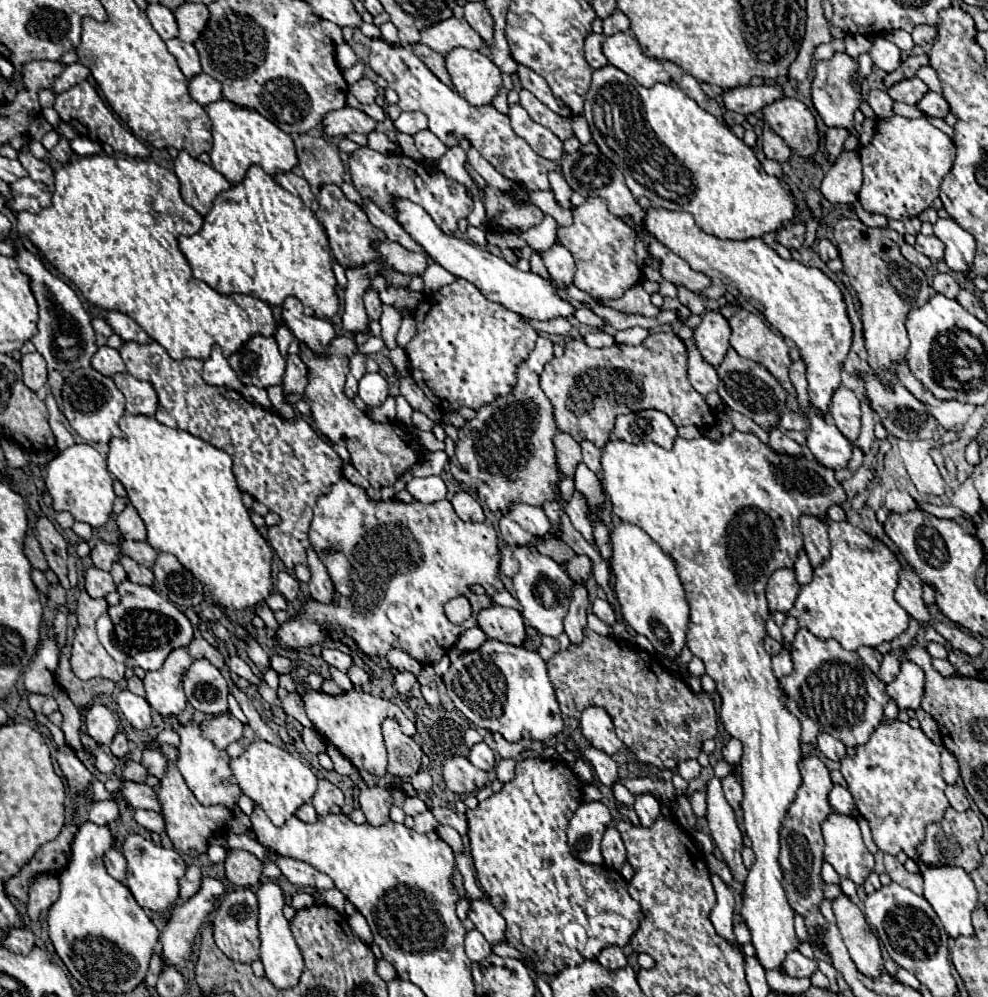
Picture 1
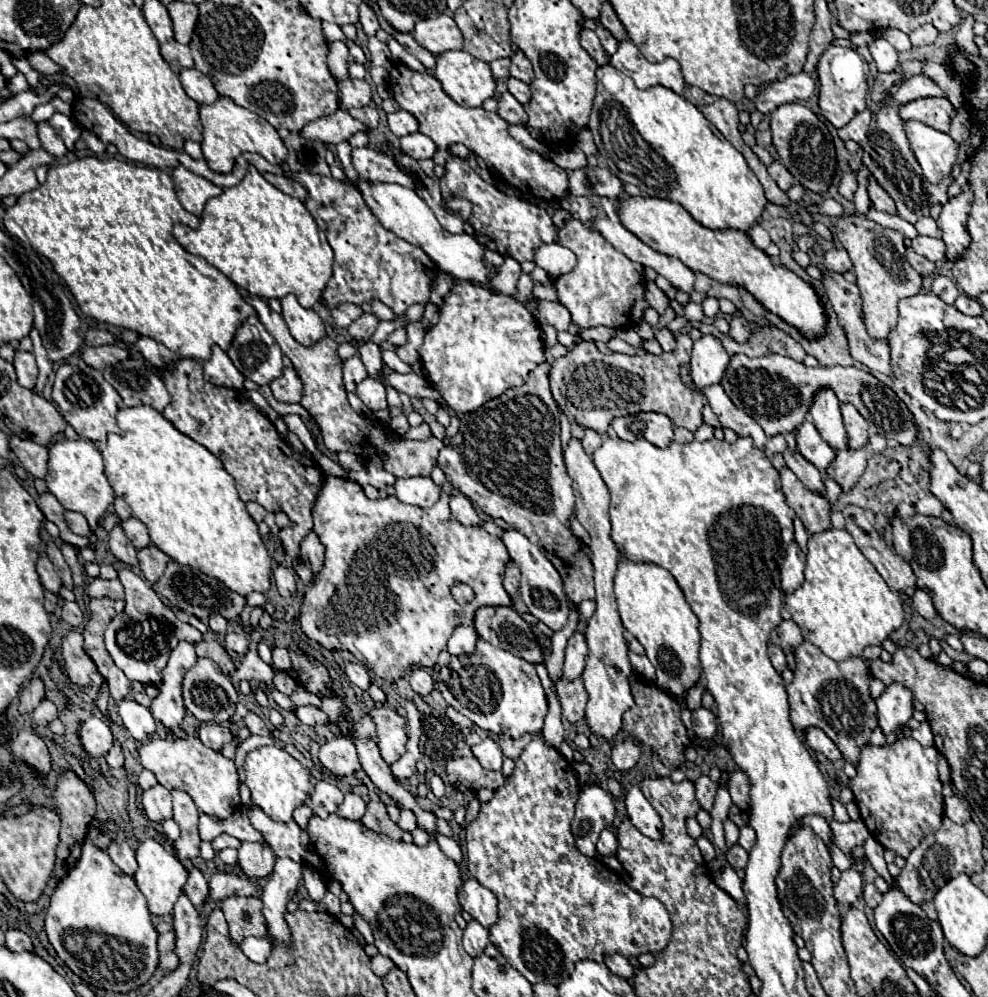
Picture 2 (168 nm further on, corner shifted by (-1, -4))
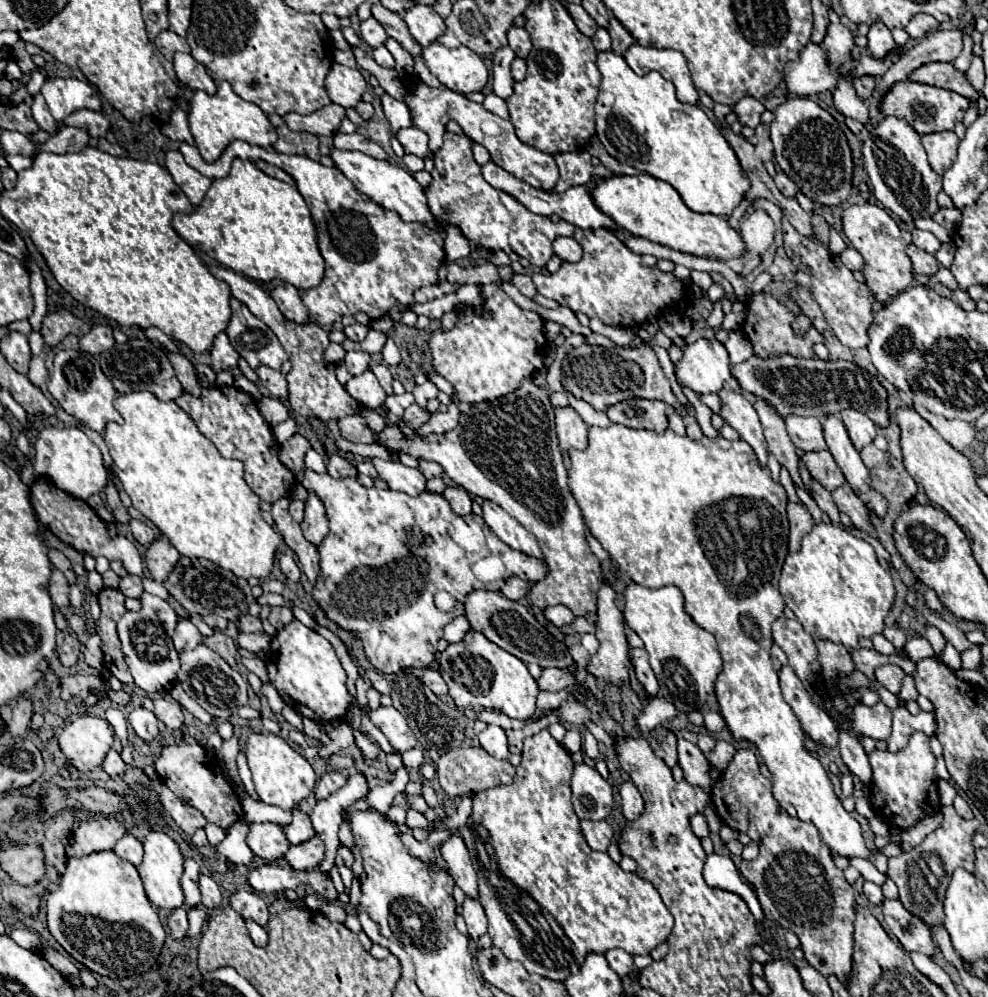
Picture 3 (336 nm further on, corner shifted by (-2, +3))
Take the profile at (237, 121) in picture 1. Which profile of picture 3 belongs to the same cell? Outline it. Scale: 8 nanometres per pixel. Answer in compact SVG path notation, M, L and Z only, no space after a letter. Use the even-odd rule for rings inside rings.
M228 81L218 83L218 91L214 95L208 95L204 91L194 91L194 95L190 99L190 109L188 109L188 125L190 125L190 133L196 141L196 147L206 163L214 163L216 157L220 157L220 153L226 149L226 145L234 139L240 139L240 141L246 141L246 143L258 145L258 147L270 147L278 137L276 129L272 127L272 123L268 121L264 111L258 105L240 99L232 91Z

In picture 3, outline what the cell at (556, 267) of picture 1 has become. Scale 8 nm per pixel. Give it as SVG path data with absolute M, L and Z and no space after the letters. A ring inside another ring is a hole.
M556 237L554 253L558 253L558 257L562 261L576 263L582 257L582 247L580 247L580 243L574 237Z

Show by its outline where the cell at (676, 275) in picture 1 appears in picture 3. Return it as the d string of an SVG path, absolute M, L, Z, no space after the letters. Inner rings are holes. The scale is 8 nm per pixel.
M488 161L484 167L482 167L482 173L484 173L484 179L494 187L494 189L500 189L508 195L512 195L514 199L518 199L528 211L536 213L536 215L544 215L544 217L550 217L550 215L558 215L560 219L580 227L580 229L598 229L598 227L604 227L604 229L620 229L608 215L604 215L592 201L590 197L590 189L588 187L570 187L566 193L546 193L542 189L534 189L530 187L528 183L516 179L514 175L510 175L508 171L504 171L502 167L498 167L494 161Z

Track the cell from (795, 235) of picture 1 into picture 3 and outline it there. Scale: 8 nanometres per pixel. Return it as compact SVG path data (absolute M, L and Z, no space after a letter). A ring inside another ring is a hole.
M812 215L812 225L814 225L814 233L816 233L816 239L824 245L828 245L828 237L830 237L830 225L826 223L826 219L822 215Z

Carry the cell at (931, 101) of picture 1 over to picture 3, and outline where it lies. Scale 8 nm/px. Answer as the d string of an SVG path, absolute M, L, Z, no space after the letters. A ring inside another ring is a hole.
M910 79L894 83L882 95L882 101L880 101L880 113L884 117L892 115L892 117L904 119L920 135L928 135L928 133L936 133L936 131L952 131L956 121L962 121L968 107L970 107L970 101L954 91L932 87L926 83L916 83Z

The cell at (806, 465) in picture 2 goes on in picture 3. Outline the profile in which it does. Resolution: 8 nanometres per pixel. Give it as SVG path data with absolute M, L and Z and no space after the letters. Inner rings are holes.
M812 479L812 491L810 495L814 497L814 501L818 503L818 507L832 519L834 525L840 525L840 511L836 509L836 503L832 501L832 495L830 491L826 491L816 479Z

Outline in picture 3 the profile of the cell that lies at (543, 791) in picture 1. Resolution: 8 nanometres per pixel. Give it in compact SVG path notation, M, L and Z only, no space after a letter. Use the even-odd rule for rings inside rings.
M542 729L540 733L536 733L524 741L522 763L516 767L518 773L510 785L498 785L498 787L484 789L484 791L472 795L472 813L466 821L466 825L460 829L460 837L464 839L464 843L470 851L470 857L472 857L472 865L476 867L476 873L478 873L478 893L480 893L478 901L482 903L482 907L488 915L488 935L492 937L494 947L498 947L508 959L520 961L528 973L538 973L538 975L554 979L554 981L564 981L568 975L576 973L588 953L604 955L606 951L620 947L620 949L628 951L630 955L648 955L654 947L658 947L662 941L668 939L672 925L674 925L674 917L670 915L670 911L666 909L666 905L660 899L660 893L654 889L654 885L650 881L640 879L636 873L624 871L618 863L614 863L610 859L608 853L592 851L588 847L588 843L584 841L584 837L580 833L580 825L578 825L580 819L576 817L572 803L570 803L572 769L574 769L574 763L570 759L570 753L548 733L548 729Z

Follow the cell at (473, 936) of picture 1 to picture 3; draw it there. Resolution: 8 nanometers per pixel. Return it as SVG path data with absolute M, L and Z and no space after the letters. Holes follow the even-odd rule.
M466 897L466 901L464 901L462 907L464 907L462 917L464 917L466 925L468 925L468 937L472 937L474 941L478 941L478 937L484 935L486 929L488 929L486 913L484 913L484 909L482 909L482 905L480 905L478 899Z

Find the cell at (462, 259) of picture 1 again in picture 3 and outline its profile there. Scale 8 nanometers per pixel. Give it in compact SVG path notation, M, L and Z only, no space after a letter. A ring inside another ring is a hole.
M332 147L330 159L356 185L356 189L360 189L364 195L374 199L378 205L384 205L384 209L392 209L400 213L404 221L420 221L422 225L432 225L432 229L436 229L436 219L432 217L432 213L428 213L424 191L418 185L418 181L412 177L412 173L404 171L398 165L392 165L390 161L374 159L360 151L342 151L342 149Z

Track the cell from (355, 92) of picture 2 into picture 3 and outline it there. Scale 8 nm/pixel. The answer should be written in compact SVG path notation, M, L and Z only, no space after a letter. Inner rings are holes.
M332 63L326 77L326 91L334 103L342 107L356 107L362 99L362 93L366 91L366 81L358 69Z

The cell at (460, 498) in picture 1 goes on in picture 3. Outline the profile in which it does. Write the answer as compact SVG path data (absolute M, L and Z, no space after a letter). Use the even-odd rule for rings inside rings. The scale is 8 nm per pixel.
M446 487L446 491L442 495L446 497L446 501L450 503L450 507L456 515L470 515L472 513L472 507L470 507L472 499L462 487Z

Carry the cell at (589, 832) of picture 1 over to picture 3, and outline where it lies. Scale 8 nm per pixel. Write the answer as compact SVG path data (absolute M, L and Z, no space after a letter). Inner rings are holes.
M578 763L572 773L572 805L580 819L606 819L612 811L612 787L608 781L590 765Z

